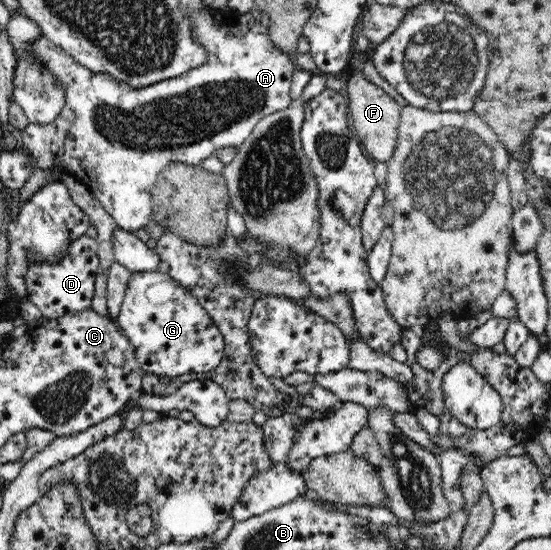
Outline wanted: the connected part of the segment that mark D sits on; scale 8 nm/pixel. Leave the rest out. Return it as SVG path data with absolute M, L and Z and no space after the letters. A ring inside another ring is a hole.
M86 234L75 238L69 243L63 258L57 262L35 262L26 266L24 272L26 298L41 310L42 316L47 320L88 309L92 303L99 263L97 239Z

